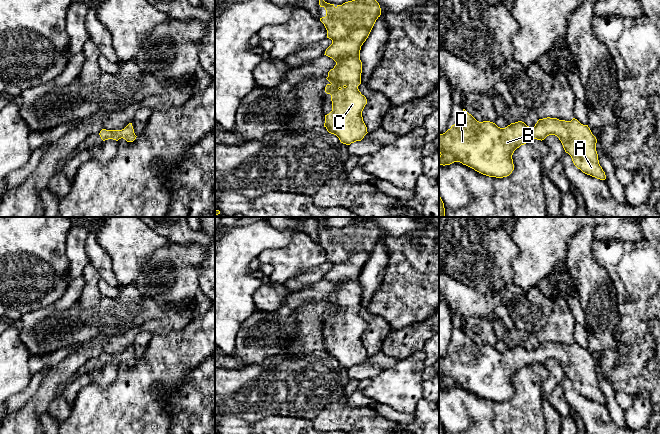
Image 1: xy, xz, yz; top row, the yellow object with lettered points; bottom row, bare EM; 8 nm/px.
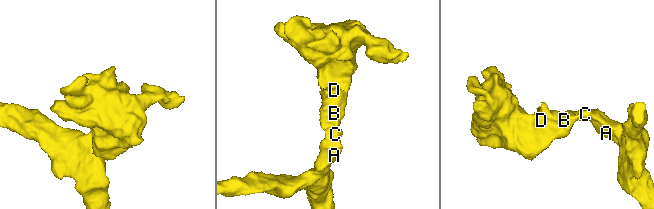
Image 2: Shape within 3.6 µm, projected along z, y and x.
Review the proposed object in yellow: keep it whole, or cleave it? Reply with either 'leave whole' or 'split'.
leave whole

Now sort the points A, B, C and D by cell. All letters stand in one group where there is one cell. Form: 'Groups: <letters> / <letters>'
Groups: A B C D

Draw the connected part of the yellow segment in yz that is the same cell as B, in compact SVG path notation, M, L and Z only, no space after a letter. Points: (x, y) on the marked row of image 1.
M465 109L458 118L458 122L452 125L445 133L439 133L440 165L445 166L460 162L489 177L507 177L514 170L512 155L517 148L534 139L542 141L549 135L555 135L559 138L565 152L571 156L574 165L578 169L597 179L606 179L605 172L598 160L596 137L592 134L588 125L581 124L575 118L571 121L565 121L547 117L539 119L533 128L530 128L522 121L500 128L490 121L477 121Z

